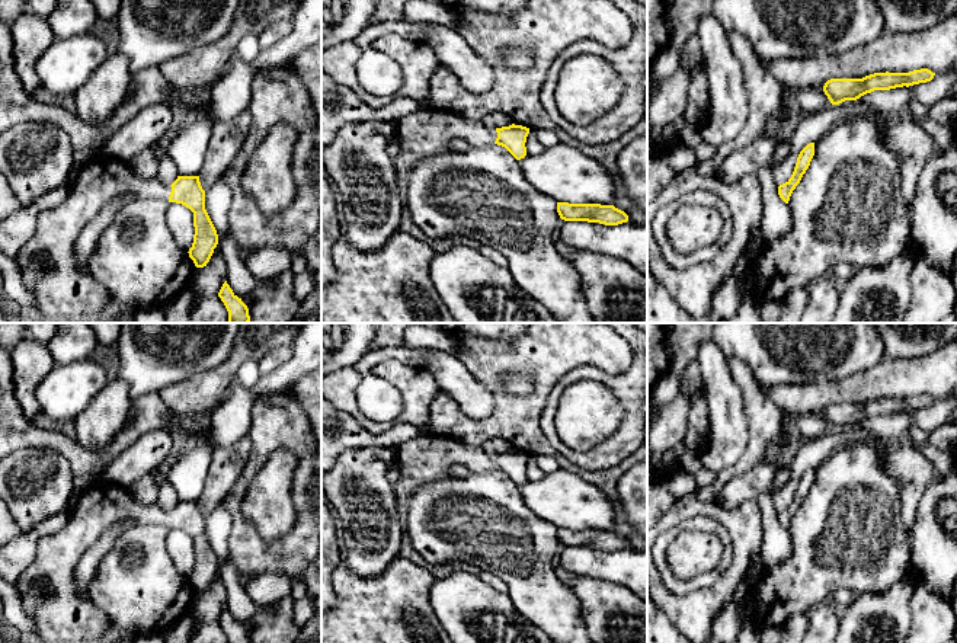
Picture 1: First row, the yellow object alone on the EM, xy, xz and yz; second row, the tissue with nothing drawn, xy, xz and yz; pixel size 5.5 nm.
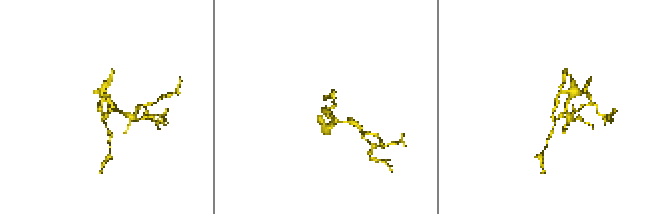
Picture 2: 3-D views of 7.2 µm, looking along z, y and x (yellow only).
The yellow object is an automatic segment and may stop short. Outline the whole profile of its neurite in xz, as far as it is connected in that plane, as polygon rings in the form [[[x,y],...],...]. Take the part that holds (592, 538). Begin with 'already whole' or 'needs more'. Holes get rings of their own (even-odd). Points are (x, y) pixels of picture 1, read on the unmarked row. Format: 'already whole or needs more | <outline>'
already whole | [[[557,528],[557,538],[564,547],[588,547],[605,551],[628,547],[628,541],[614,531]]]

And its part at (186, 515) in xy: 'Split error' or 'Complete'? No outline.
Split error

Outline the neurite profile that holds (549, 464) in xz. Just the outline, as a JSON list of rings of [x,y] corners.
[[[535,454],[535,461],[538,467],[544,471],[544,474],[556,473],[560,468],[556,458],[548,455]]]

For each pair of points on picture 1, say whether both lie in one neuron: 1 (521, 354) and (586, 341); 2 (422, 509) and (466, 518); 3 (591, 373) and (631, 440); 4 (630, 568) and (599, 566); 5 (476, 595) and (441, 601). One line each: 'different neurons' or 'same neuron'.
1: same neuron
2: same neuron
3: same neuron
4: same neuron
5: same neuron

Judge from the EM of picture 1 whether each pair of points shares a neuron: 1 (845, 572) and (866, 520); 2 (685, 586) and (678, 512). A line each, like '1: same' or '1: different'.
1: same
2: different

